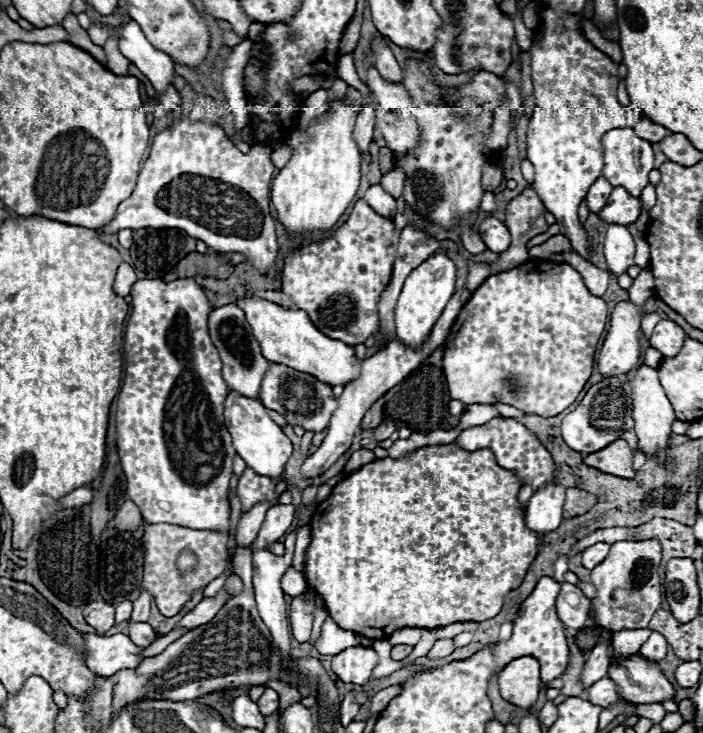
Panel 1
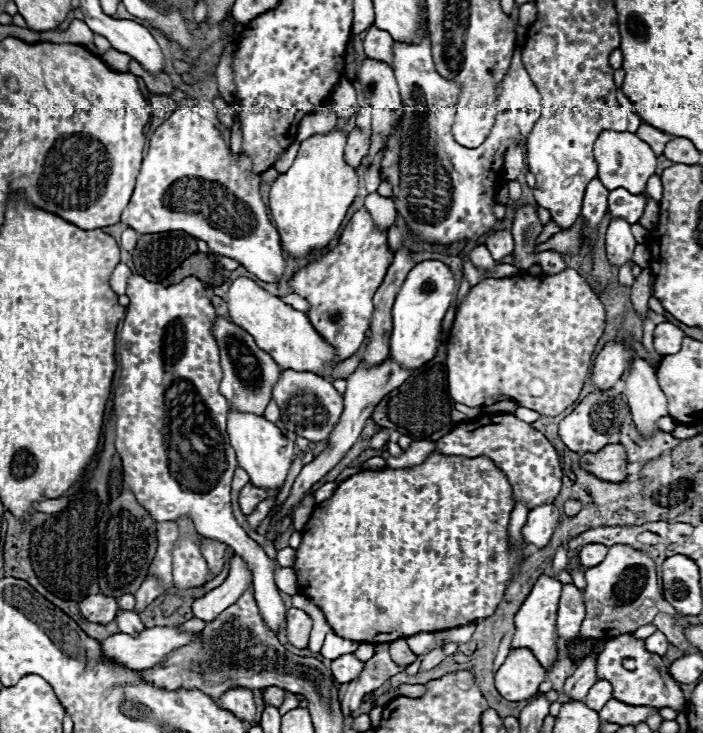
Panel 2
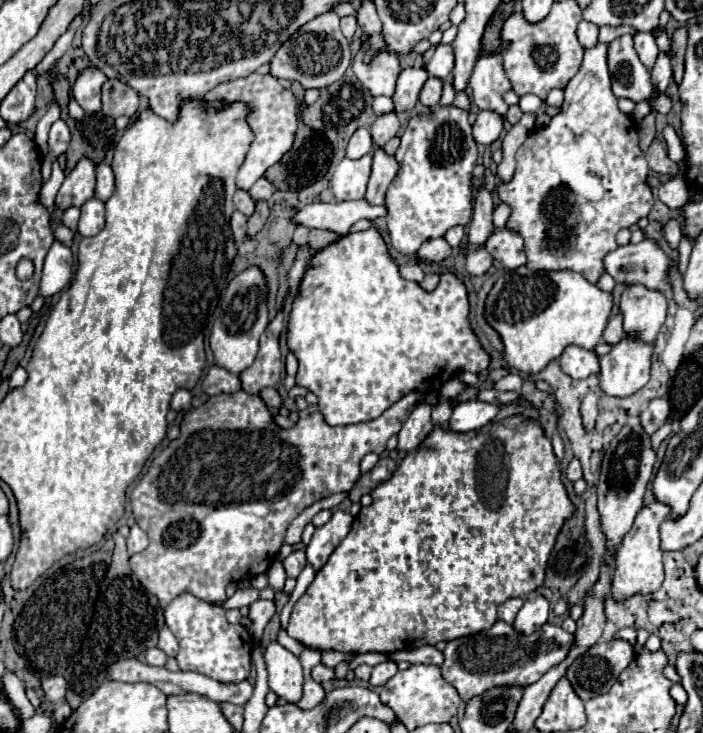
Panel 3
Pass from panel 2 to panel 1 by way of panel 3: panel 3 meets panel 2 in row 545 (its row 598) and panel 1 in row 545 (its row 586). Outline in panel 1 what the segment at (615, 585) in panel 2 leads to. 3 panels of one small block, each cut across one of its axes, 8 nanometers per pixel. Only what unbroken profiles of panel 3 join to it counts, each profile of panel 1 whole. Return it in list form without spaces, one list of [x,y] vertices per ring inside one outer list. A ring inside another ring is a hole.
[[[640,540],[640,542],[616,542],[610,548],[610,554],[602,564],[592,568],[590,580],[596,588],[596,598],[590,604],[590,622],[592,628],[604,628],[608,632],[618,630],[636,630],[646,628],[654,612],[660,608],[660,576],[658,566],[662,560],[662,548],[658,540]]]

